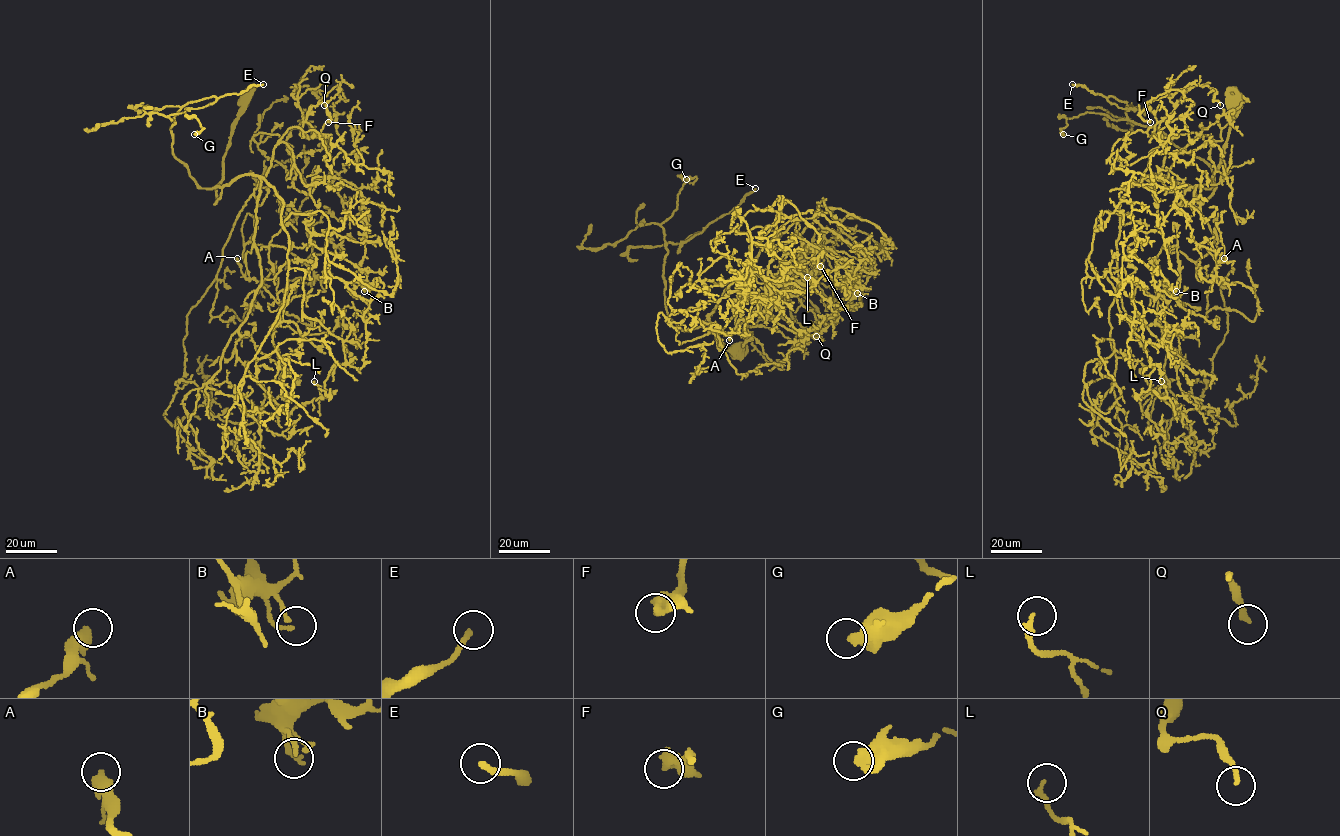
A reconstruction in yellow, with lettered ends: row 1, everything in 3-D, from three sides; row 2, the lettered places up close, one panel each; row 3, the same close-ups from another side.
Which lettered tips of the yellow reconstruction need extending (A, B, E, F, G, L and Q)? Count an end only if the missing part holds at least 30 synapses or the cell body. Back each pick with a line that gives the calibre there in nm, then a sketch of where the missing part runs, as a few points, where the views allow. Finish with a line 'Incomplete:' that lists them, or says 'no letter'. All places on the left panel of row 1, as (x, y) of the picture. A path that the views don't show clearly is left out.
Incomplete: no letter

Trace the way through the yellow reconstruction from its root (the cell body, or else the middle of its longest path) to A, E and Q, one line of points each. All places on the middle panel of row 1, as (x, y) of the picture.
A: (737, 351), (716, 337), (715, 329), (709, 333), (708, 315), (752, 261), (738, 300), (741, 317), (729, 340)
E: (737, 351), (709, 333), (714, 311), (688, 331), (669, 317), (663, 265), (668, 243), (702, 231), (755, 188)
Q: (737, 351), (715, 329), (709, 333), (708, 315), (751, 261), (767, 283), (795, 263), (791, 316), (816, 336)

